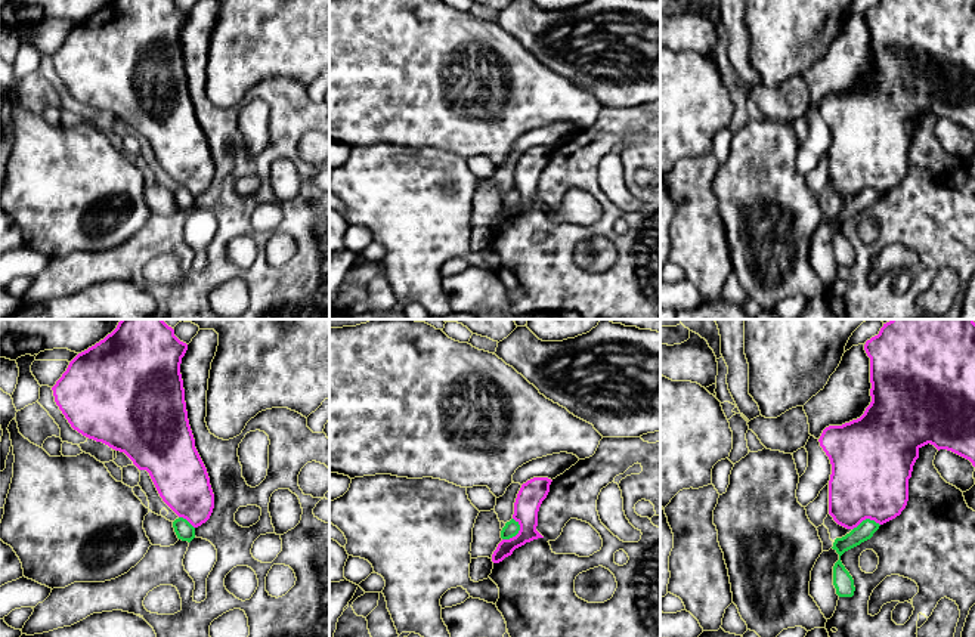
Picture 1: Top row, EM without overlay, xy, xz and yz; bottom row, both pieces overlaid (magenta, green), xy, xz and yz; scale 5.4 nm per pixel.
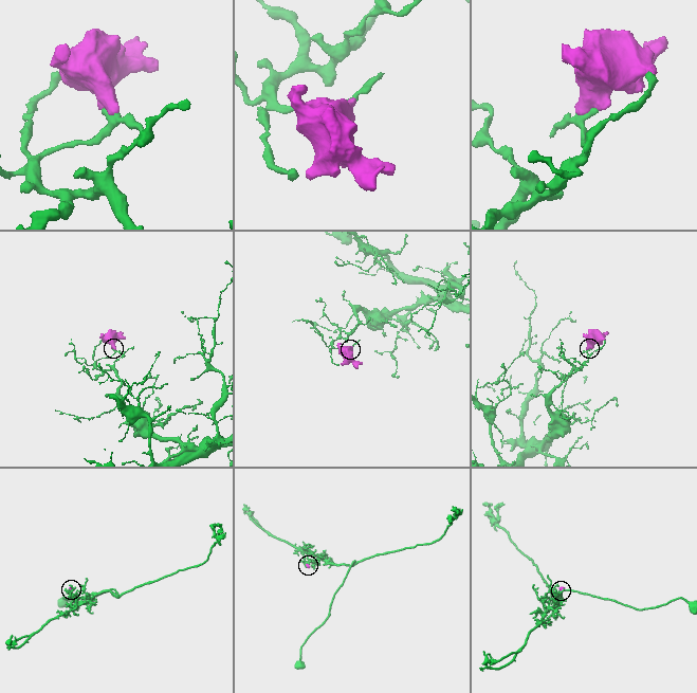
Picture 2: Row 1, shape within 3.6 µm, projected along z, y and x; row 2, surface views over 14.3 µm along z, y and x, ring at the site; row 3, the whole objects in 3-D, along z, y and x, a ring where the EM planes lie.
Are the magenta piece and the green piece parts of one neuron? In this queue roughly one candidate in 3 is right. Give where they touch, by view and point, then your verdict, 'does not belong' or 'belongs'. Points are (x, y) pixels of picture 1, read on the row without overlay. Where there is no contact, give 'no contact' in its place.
contact xz (519, 201); does not belong

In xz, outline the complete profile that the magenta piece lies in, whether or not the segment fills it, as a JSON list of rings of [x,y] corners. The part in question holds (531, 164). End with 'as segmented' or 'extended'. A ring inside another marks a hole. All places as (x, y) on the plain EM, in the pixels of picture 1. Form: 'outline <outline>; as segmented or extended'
outline [[[533,146],[521,154],[516,171],[513,188],[520,194],[520,200],[510,208],[502,208],[492,223],[492,231],[499,232],[526,211],[544,207],[538,200],[538,180],[550,161],[551,148]]]; as segmented

